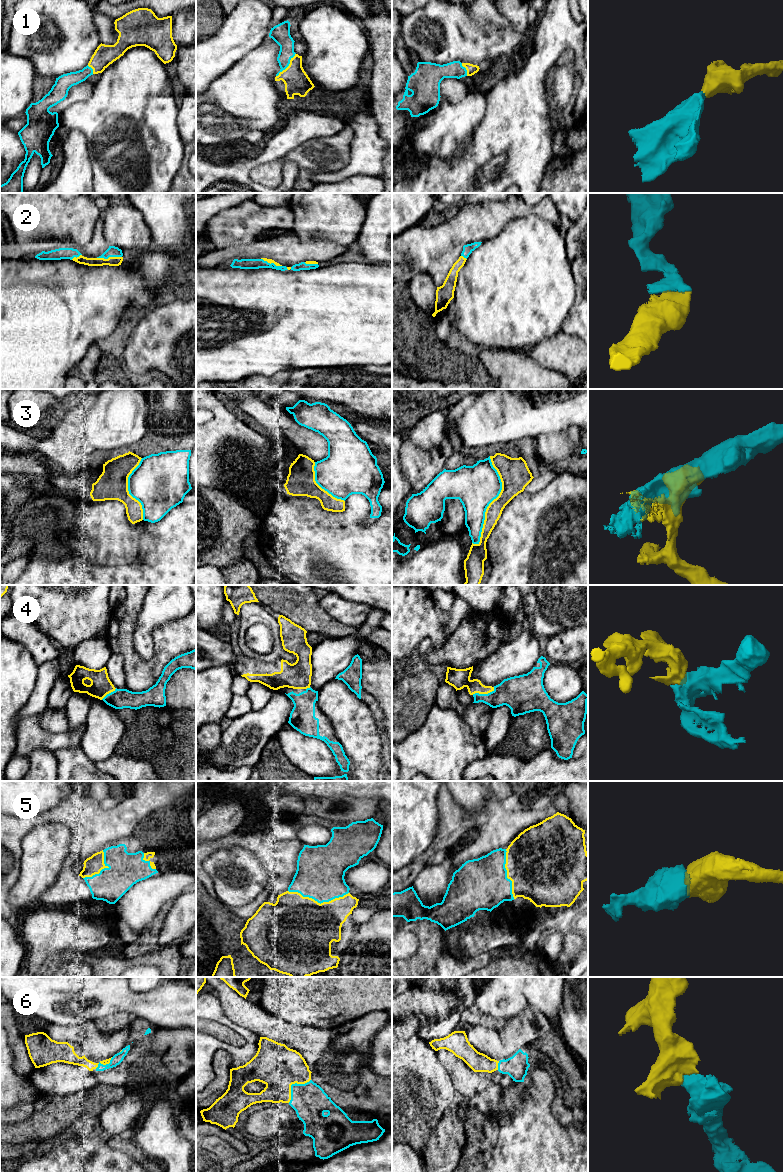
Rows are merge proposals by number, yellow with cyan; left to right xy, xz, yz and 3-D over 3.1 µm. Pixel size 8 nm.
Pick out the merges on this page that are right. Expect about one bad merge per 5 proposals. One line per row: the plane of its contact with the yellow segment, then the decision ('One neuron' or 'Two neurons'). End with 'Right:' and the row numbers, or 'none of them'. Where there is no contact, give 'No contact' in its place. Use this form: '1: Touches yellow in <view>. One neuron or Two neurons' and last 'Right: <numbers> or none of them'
1: Touches yellow in xz. One neuron
2: Touches yellow in xy. One neuron
3: Touches yellow in yz. Two neurons
4: Touches yellow in yz. One neuron
5: Touches yellow in xz. One neuron
6: Touches yellow in xz. One neuron
Right: 1, 2, 4, 5, 6

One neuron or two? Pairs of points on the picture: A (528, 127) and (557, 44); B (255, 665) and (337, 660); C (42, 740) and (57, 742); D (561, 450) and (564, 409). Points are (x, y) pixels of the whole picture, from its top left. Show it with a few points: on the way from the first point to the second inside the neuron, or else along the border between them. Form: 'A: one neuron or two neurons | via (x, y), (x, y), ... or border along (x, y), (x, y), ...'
A: one neuron | via (528, 106), (528, 77), (537, 65)
B: two neurons | border along (312, 647), (311, 683), (309, 685)
C: one neuron | via (46, 740), (53, 741)
D: two neurons | border along (567, 430), (541, 433), (539, 435)

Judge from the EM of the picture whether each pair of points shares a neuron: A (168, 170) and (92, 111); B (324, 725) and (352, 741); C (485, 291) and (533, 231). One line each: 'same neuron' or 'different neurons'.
A: same neuron
B: different neurons
C: same neuron

